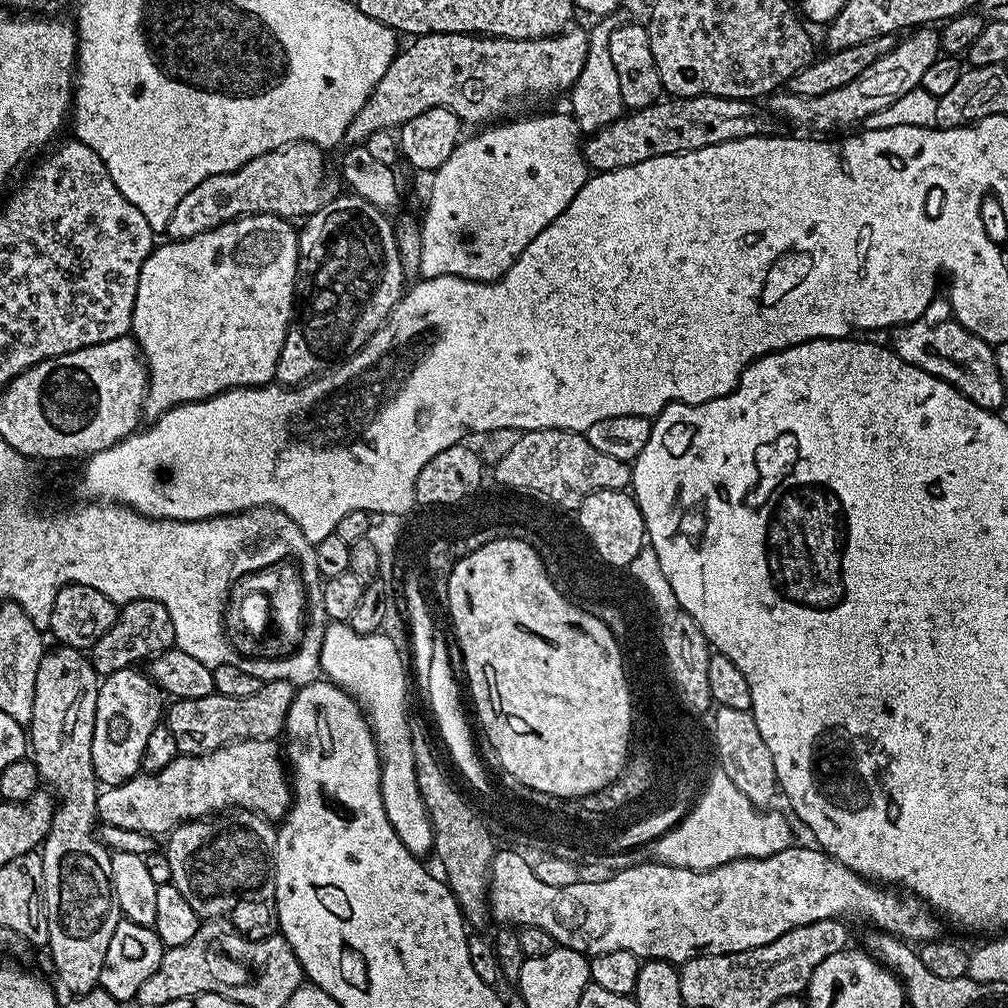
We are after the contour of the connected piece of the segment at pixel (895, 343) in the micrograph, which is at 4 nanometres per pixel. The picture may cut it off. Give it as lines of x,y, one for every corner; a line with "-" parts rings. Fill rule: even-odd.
947,299
933,300
930,307
919,318
909,324
899,325
891,333
891,336
890,347
898,354
898,358
902,358
902,362
910,362
910,366
918,366
918,370
926,370
926,374
934,374
934,378
947,384
953,384
963,396
970,398
970,402
974,402
978,406
989,410
1000,410
1000,407
1003,406
1006,385
998,374
993,345
986,343
982,338
978,338
970,330
962,327
953,316
952,306

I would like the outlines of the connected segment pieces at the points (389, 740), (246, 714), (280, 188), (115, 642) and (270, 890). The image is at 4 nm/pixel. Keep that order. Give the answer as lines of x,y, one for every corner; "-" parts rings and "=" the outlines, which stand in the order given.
332,622
324,629
324,637
322,638
322,654
320,655
320,670
321,673
332,683
344,689
357,704
360,705
365,716
368,717
368,723
372,729
373,736
376,737
376,750
380,753
380,793
382,794
382,802
386,806
386,814
388,815
388,821
390,826
394,826
394,830
398,834
398,838
402,838
402,846
406,846
406,850
410,850
414,856
423,857
424,852
431,853
433,851
432,846
432,823
428,817
428,811
426,806
422,802
420,797
420,791
418,790
418,782
416,781
416,763
414,762
414,746
412,745
412,733
413,727
408,726
408,676
410,680
410,672
407,668
404,669
404,660
400,657
400,652
396,649
396,644
390,637
384,636
385,634
377,634
374,636
367,636
366,634
358,634
352,627
346,622
=
285,680
261,683
258,694
250,698
226,698
215,694
193,700
176,700
167,709
166,727
174,734
177,753
205,756
235,740
276,740
283,733
284,720
297,689
=
285,144
283,148
275,148
273,152
262,154
250,162
244,164
237,172
227,172
206,178
174,210
170,218
166,232
173,240
189,240
206,230
214,230
231,220
239,220
242,216
250,216
257,212
262,214
274,214
285,218
307,218
313,212
319,210
323,204
327,204
334,195
334,189
330,181
324,177
325,153
317,144
=
131,600
117,611
114,626
110,626
110,630
106,630
106,634
102,634
102,638
92,644
92,668
97,676
103,678
123,668
139,665
139,660
147,661
159,656
161,652
167,652
173,647
175,642
174,622
170,622
170,614
162,602
=
245,808
229,810
211,818
190,820
186,824
180,824
177,828
167,833
166,836
166,841
168,840
166,853
170,862
170,874
172,875
171,884
178,886
178,891
182,893
182,898
186,898
186,902
190,902
194,914
198,914
201,921
216,922
221,920
231,924
235,931
247,936
250,940
263,940
265,936
269,935
271,928
268,927
271,924
273,927
276,920
276,834
277,829
274,827
273,821
265,820
257,812
247,812

